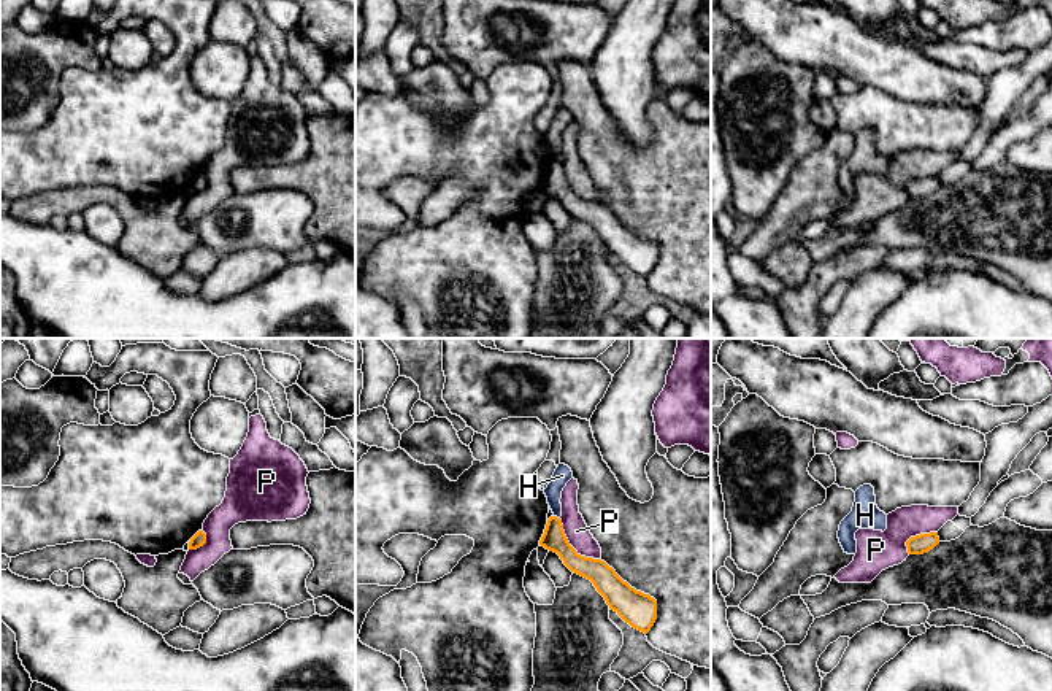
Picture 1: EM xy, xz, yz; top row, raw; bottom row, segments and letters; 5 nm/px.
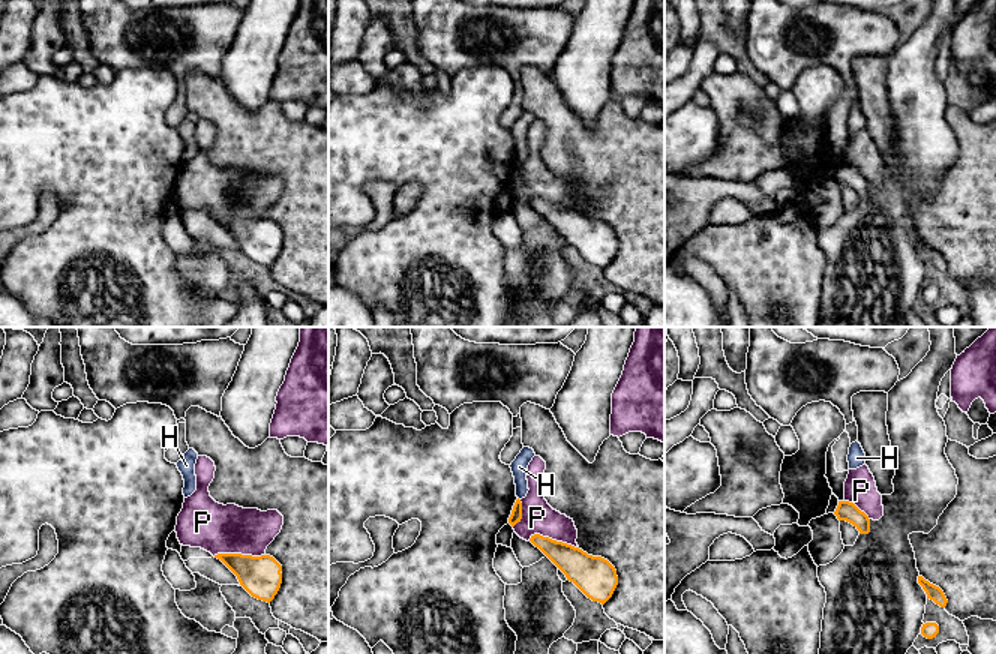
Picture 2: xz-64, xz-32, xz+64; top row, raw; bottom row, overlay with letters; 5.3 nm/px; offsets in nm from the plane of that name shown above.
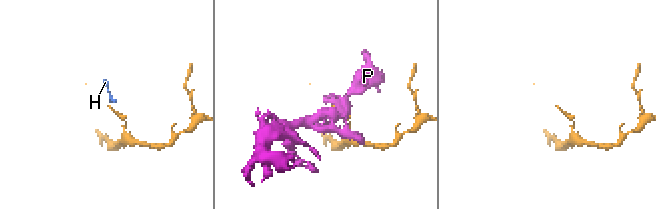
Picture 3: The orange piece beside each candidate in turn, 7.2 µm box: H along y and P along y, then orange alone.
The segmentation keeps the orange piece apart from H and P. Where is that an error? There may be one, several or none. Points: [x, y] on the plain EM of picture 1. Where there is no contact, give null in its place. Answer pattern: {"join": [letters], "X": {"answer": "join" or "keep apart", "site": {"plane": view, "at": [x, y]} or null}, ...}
{"join": [], "H": {"answer": "keep apart", "site": {"plane": "xz", "at": [556, 161]}}, "P": {"answer": "keep apart", "site": {"plane": "xz", "at": [572, 191]}}}

